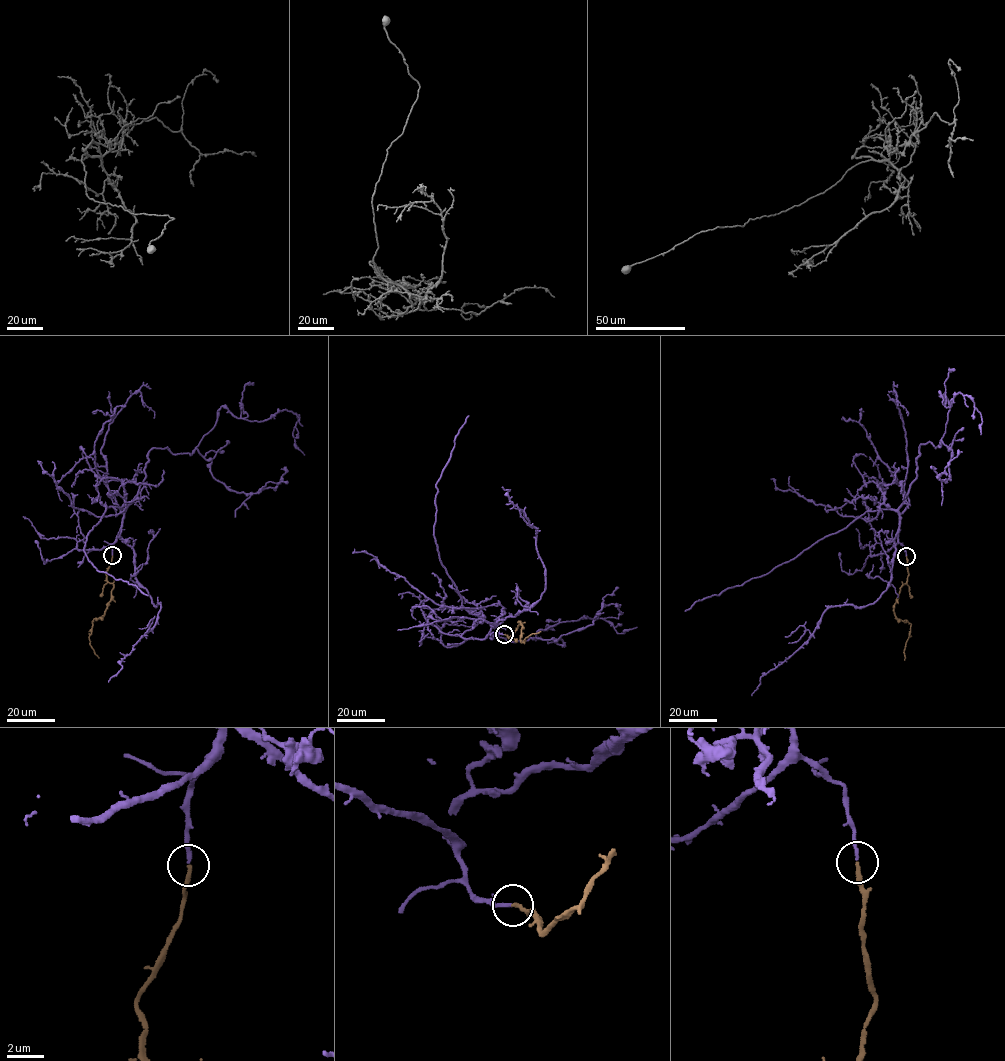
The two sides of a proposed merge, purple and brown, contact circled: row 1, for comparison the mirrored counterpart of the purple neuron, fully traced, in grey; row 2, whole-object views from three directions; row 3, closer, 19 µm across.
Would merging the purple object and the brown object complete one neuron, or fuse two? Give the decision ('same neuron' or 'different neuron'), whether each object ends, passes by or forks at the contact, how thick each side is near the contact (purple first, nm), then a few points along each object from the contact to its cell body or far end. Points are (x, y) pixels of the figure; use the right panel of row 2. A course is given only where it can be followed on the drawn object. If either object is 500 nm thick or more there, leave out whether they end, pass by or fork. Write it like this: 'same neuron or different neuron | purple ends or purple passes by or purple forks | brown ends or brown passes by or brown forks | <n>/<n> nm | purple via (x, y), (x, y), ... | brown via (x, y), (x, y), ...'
same neuron | purple ends | brown ends | 180/220 nm | purple via (906, 556), (898, 509), (920, 444), (941, 445), (945, 395), (946, 407), (958, 393), (971, 398), (980, 435) | brown via (906, 556), (908, 576), (894, 610), (897, 619), (911, 624), (904, 660)

